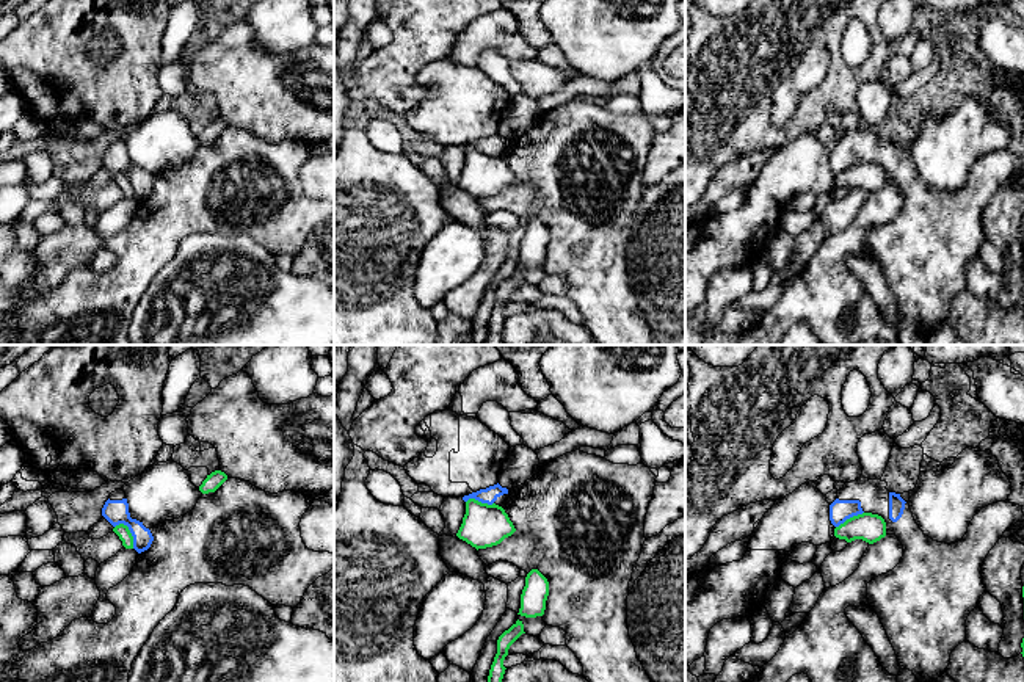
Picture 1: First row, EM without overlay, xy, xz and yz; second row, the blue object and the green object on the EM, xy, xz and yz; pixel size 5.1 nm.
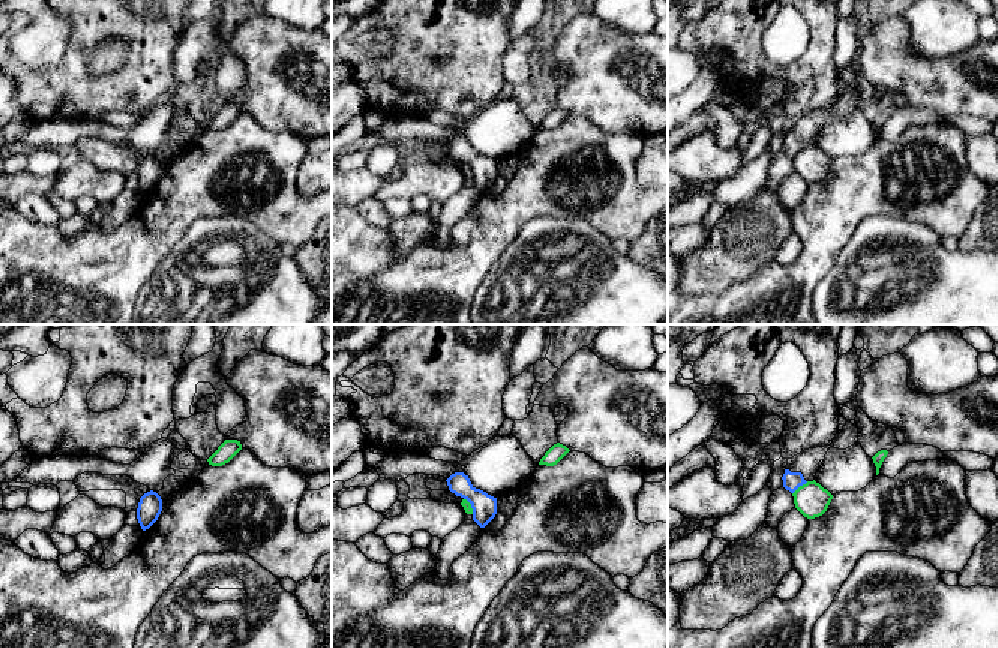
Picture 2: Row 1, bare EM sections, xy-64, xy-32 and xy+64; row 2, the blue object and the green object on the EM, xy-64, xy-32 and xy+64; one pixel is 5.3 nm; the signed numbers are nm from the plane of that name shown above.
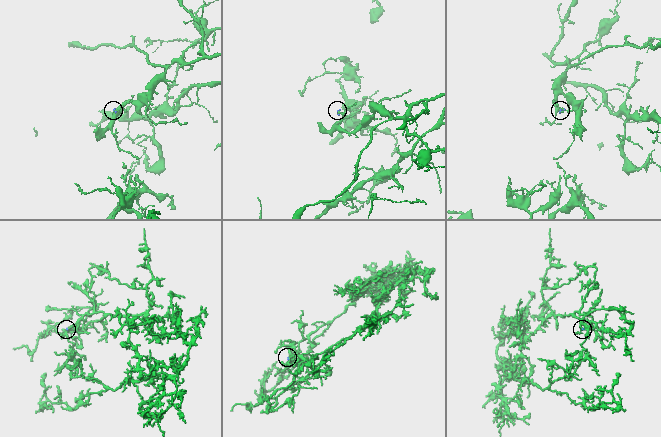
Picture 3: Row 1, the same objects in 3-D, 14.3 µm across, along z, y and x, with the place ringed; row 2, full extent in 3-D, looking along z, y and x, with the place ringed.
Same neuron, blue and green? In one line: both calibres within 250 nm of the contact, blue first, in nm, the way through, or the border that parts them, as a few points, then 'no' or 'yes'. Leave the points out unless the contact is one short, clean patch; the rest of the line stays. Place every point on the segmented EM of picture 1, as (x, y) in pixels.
calibres 130 and 70 nm; border xy (116, 524), (127, 527), (134, 547); no

